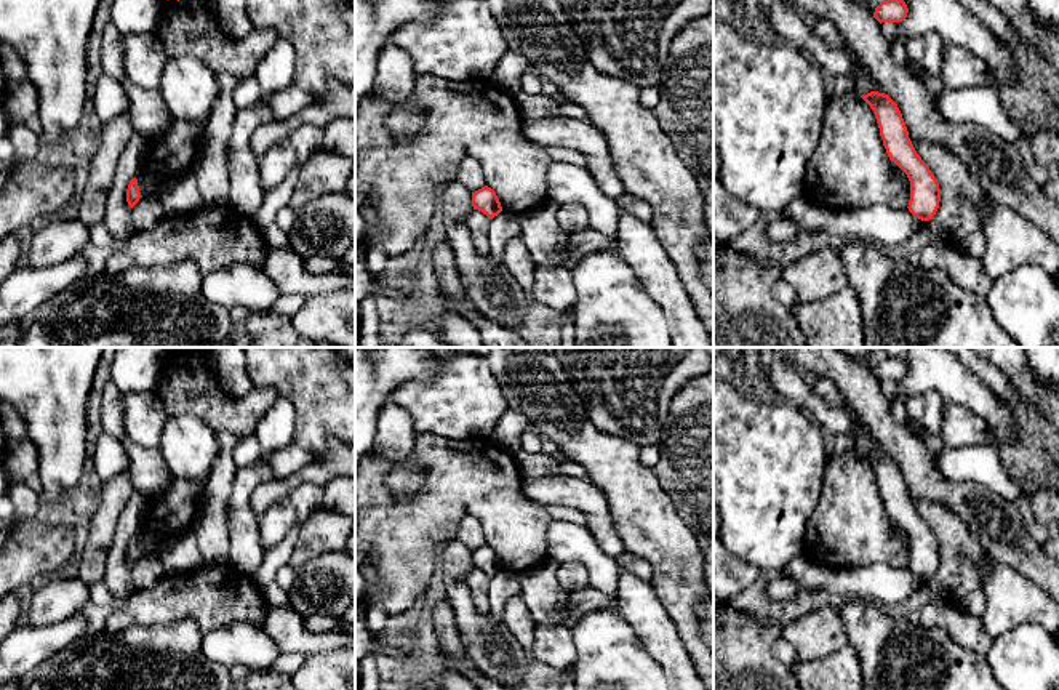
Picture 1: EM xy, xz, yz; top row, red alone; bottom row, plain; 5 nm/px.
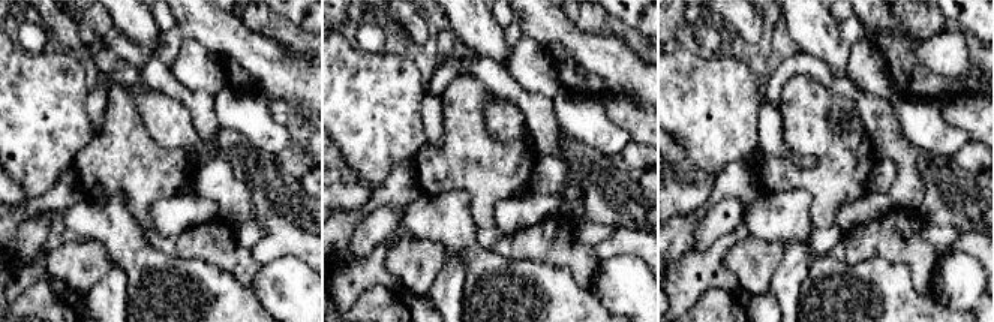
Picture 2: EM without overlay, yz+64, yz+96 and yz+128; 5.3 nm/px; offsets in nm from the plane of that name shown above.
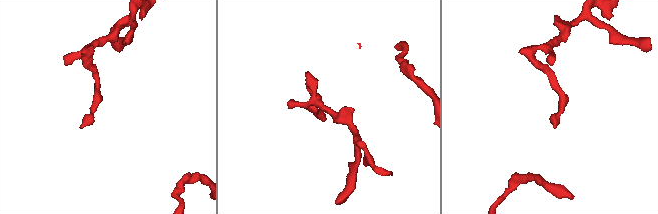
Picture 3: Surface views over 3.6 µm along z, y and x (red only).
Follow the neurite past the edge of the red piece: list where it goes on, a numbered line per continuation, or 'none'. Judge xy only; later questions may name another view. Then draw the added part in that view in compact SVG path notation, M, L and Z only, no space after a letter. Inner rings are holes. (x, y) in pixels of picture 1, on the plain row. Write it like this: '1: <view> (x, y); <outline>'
none

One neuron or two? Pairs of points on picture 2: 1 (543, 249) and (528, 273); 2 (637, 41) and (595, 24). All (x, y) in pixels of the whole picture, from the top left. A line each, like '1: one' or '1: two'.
1: two
2: one

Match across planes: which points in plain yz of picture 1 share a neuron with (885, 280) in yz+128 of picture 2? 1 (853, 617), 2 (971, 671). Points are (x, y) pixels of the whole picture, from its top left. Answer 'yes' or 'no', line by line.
1: yes
2: yes

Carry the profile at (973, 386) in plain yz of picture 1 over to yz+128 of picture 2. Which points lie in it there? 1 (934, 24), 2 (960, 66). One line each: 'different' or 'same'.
1: different
2: same

